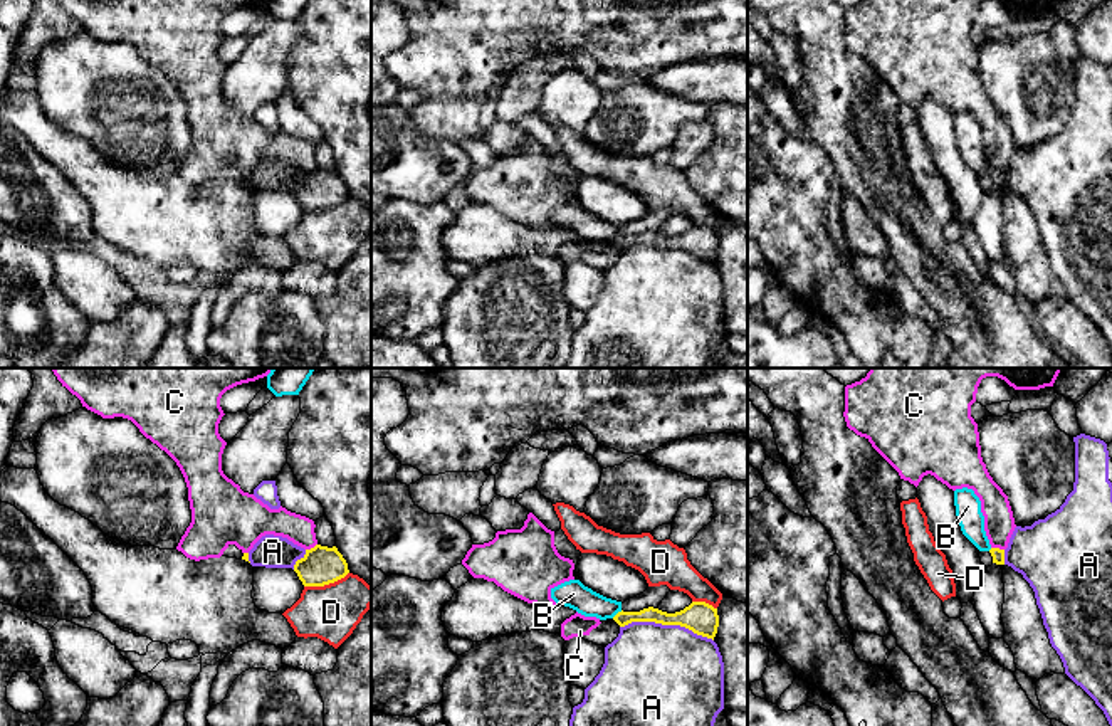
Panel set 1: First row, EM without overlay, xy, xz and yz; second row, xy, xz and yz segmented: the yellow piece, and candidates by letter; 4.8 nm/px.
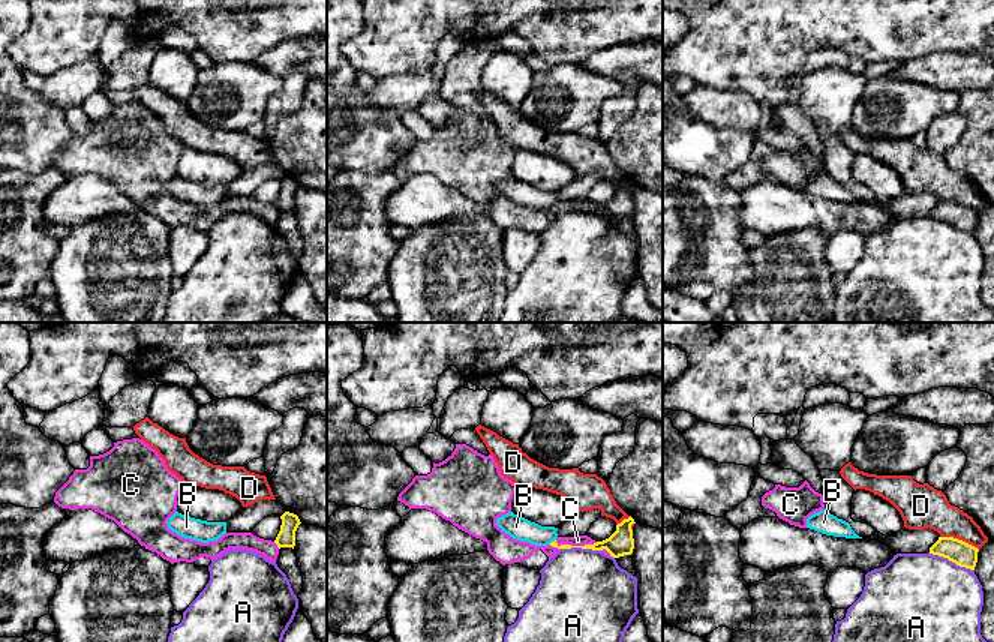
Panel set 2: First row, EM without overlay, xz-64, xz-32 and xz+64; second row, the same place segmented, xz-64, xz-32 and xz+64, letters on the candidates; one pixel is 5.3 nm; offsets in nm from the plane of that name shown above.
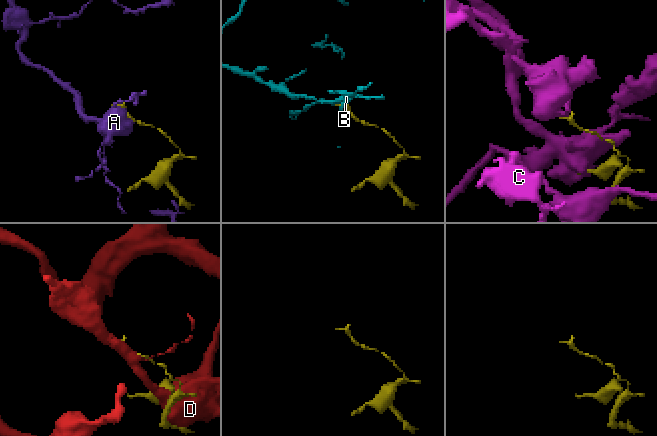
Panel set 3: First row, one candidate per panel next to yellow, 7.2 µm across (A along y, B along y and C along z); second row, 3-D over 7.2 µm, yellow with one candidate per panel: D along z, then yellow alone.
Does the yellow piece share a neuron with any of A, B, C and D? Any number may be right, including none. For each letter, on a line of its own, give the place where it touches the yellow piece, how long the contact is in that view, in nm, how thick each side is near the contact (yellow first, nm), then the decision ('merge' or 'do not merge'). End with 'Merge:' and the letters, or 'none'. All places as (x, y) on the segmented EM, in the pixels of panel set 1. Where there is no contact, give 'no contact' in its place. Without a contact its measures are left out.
A: meets yellow in xz at (667, 624); contact 460 nm long; 150 nm thick on the yellow side, 480 nm on the other; do not merge
B: meets yellow in xz at (618, 612); contact 70 nm long; 70 nm thick on the yellow side, 140 nm on the other; do not merge
C: meets yellow in yz at (998, 548); contact 70 nm long; 60 nm thick on the yellow side, 140 nm on the other; do not merge
D: meets yellow in xy at (326, 583); contact 220 nm long; 190 nm thick on the yellow side, 260 nm on the other; do not merge
Merge: none

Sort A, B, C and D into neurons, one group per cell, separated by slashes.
A / B / C / D

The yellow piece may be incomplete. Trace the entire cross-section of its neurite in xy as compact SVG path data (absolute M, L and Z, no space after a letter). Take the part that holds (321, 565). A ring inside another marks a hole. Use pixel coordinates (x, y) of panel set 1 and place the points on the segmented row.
M321 544L306 550L306 555L296 561L294 571L304 587L324 587L349 573L348 563L338 548Z

